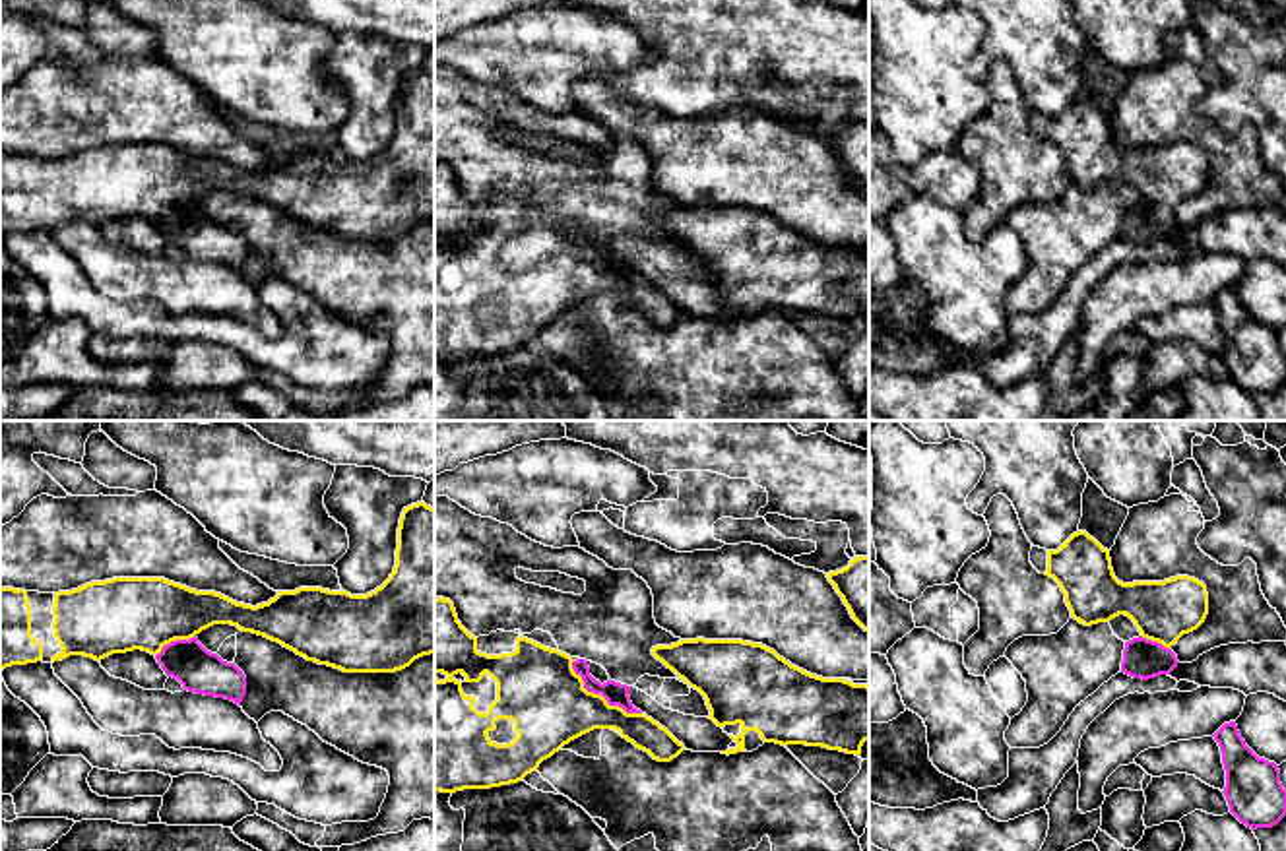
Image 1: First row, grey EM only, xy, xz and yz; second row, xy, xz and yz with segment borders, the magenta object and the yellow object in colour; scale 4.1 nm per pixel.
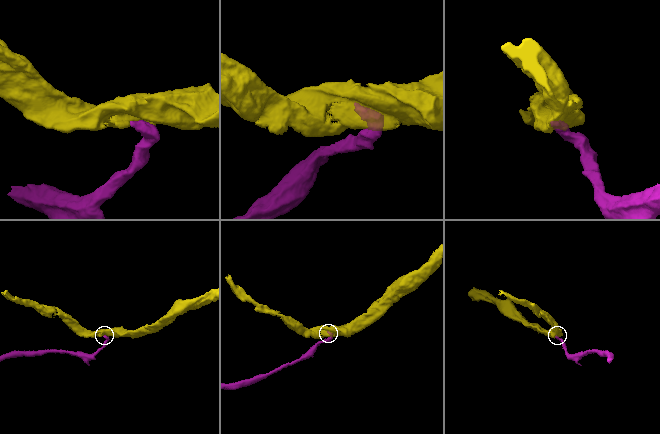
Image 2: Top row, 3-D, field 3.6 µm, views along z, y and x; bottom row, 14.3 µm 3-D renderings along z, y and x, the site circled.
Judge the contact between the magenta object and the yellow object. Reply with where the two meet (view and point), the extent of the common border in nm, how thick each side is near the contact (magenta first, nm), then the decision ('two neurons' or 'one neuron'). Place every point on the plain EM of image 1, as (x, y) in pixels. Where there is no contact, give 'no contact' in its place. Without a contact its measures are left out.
xz (600, 258) | 360 nm | 100/320 nm | one neuron

